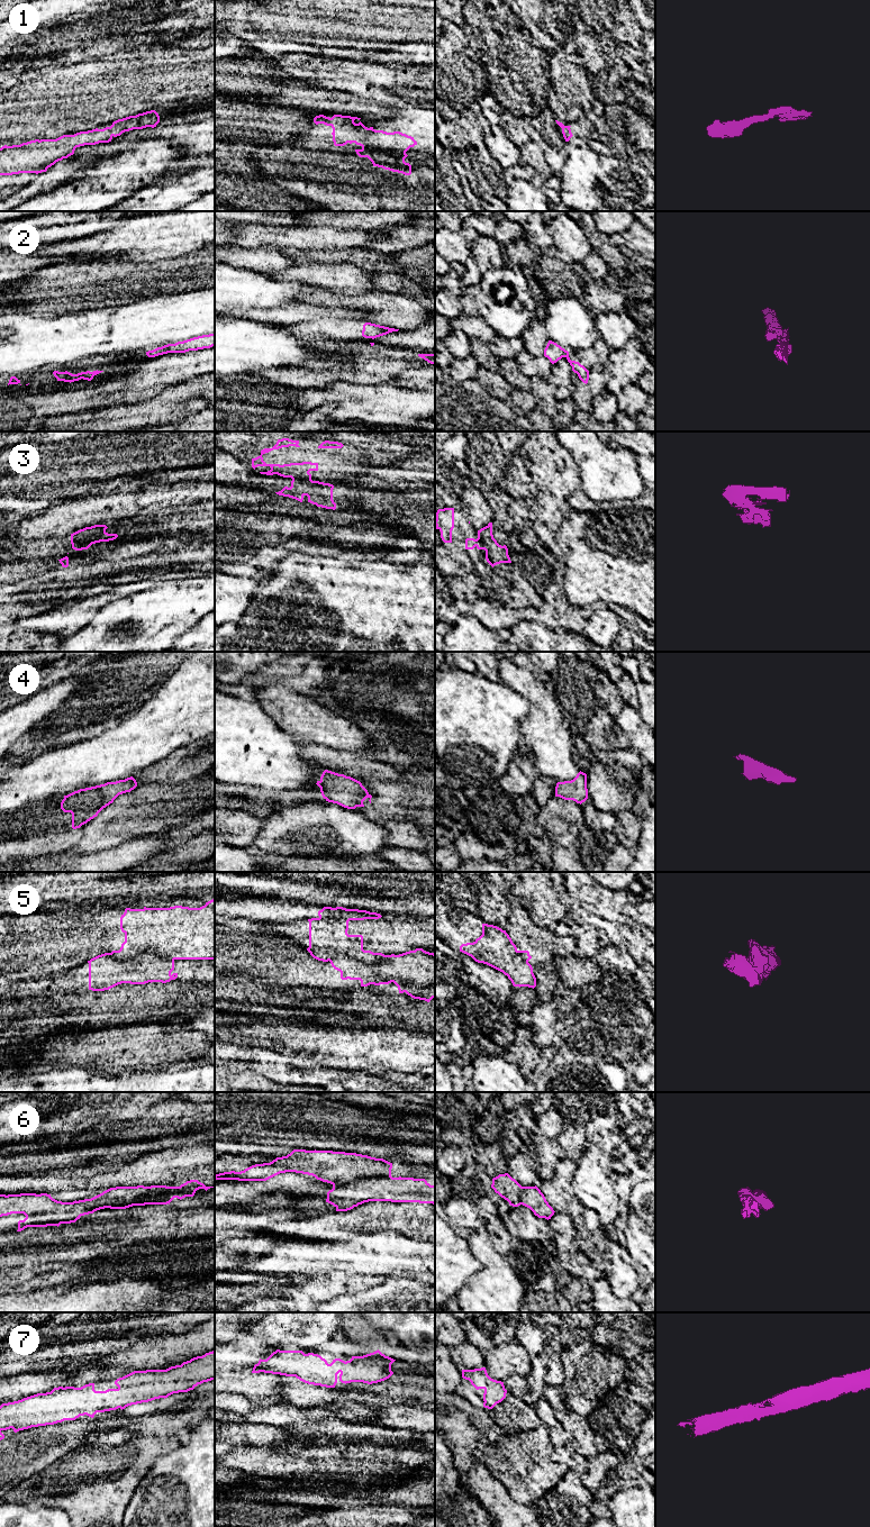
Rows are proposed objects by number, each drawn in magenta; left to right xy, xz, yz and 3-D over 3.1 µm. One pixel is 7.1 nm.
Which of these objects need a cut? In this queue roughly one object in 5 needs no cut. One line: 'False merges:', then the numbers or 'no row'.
False merges: 2, 3, 5, 6

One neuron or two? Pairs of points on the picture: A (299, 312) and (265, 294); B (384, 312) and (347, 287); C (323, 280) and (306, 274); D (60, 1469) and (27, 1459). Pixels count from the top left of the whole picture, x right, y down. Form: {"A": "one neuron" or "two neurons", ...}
{"A": "two neurons", "B": "two neurons", "C": "one neuron", "D": "two neurons"}

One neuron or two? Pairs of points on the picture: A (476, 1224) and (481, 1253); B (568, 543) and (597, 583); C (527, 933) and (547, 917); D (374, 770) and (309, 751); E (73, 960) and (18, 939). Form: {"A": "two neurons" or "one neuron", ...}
{"A": "two neurons", "B": "one neuron", "C": "two neurons", "D": "one neuron", "E": "one neuron"}

